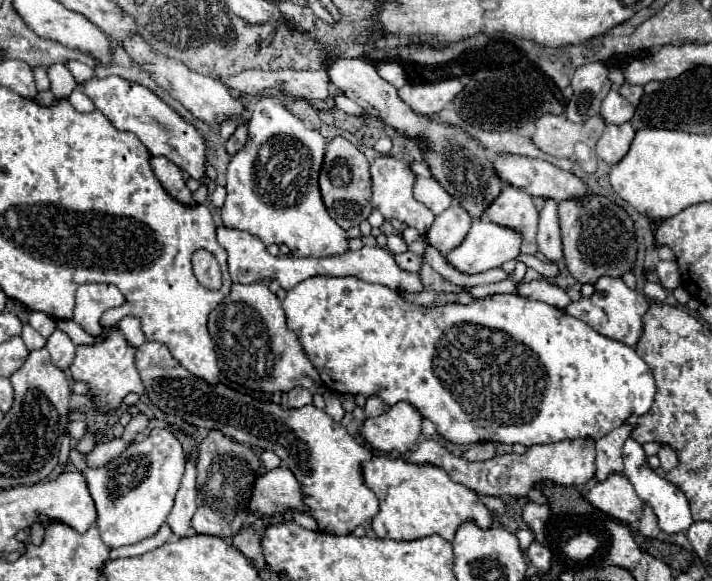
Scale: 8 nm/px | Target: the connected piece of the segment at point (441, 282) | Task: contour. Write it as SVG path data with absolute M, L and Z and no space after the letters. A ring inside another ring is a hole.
M423 264L419 274L421 274L421 280L423 280L427 290L435 290L435 292L463 292L463 288L457 288L449 280L441 278L429 264Z

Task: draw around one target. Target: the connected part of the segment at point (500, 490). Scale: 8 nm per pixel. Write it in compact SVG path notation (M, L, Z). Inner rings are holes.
M591 438L561 440L555 444L537 444L529 446L525 454L499 454L497 458L485 462L469 462L465 458L453 456L447 448L435 440L425 440L415 452L407 454L407 460L415 464L435 464L443 468L453 482L459 482L471 488L477 494L489 496L525 496L539 482L555 482L563 486L581 486L595 476L595 450Z

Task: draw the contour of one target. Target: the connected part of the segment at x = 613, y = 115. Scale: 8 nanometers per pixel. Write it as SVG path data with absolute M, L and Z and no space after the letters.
M611 90L607 94L607 98L603 100L603 106L601 106L601 118L605 118L607 124L629 122L633 112L635 112L635 108L615 90Z

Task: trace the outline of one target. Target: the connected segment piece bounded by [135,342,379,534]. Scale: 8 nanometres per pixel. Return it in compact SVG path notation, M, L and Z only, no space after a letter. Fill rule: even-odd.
M145 342L143 346L139 346L135 350L135 366L139 370L139 376L143 380L143 386L145 386L149 400L163 414L177 418L185 426L191 426L197 430L219 430L225 436L229 436L241 444L247 444L247 446L251 444L251 446L273 450L283 460L283 466L287 466L301 482L305 502L309 504L311 516L317 520L319 530L329 532L329 534L351 534L359 524L369 522L377 514L379 502L377 502L375 494L365 486L363 476L361 476L361 462L369 460L371 452L363 444L359 444L341 422L335 422L323 410L319 410L311 404L297 408L297 410L283 408L281 404L261 402L249 394L241 394L241 392L225 386L223 382L211 384L203 378L193 376L189 370L185 370L171 356L167 346L159 344L159 342Z

